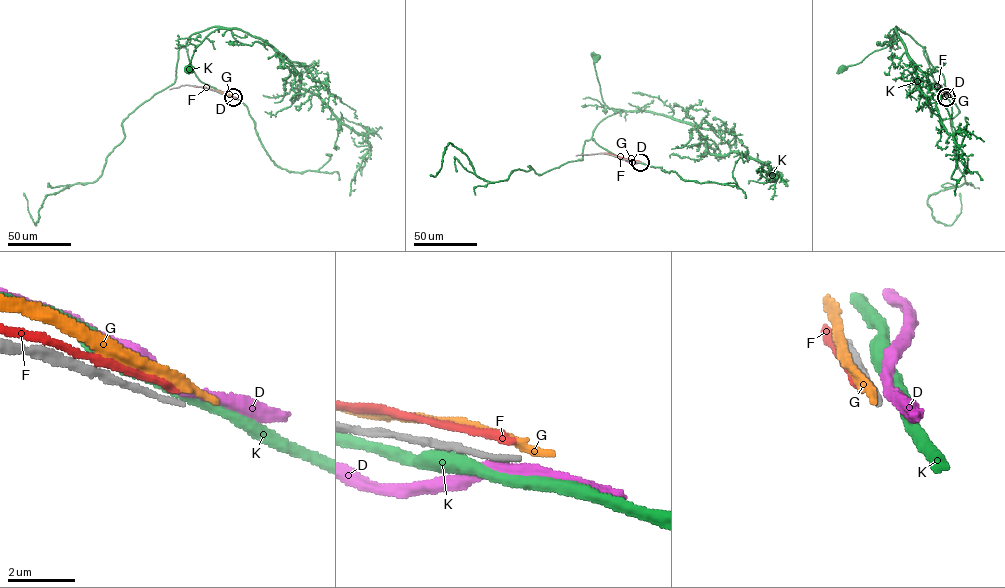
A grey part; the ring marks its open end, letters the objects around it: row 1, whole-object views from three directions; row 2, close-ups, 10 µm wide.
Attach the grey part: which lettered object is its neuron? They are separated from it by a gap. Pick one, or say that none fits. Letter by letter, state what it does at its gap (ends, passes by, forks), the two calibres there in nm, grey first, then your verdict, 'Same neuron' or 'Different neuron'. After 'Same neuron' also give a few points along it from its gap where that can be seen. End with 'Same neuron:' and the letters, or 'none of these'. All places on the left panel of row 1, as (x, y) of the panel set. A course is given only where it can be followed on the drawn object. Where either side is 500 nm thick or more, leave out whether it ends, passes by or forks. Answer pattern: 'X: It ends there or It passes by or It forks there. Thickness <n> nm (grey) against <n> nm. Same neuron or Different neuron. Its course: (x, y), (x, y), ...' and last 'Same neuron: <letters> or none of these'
D: It passes by. Thickness 170 nm (grey) against 320 nm. Different neuron
F: It ends there. Thickness 170 nm (grey) against 200 nm. Different neuron
G: It ends there. Thickness 170 nm (grey) against 360 nm. Different neuron
K: It passes by. Thickness 170 nm (grey) against 360 nm. Different neuron
Same neuron: none of these

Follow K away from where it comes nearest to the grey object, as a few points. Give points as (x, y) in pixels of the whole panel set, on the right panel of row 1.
K: (947, 97), (934, 80), (925, 49), (896, 26), (889, 45), (875, 50), (859, 62), (841, 69)

